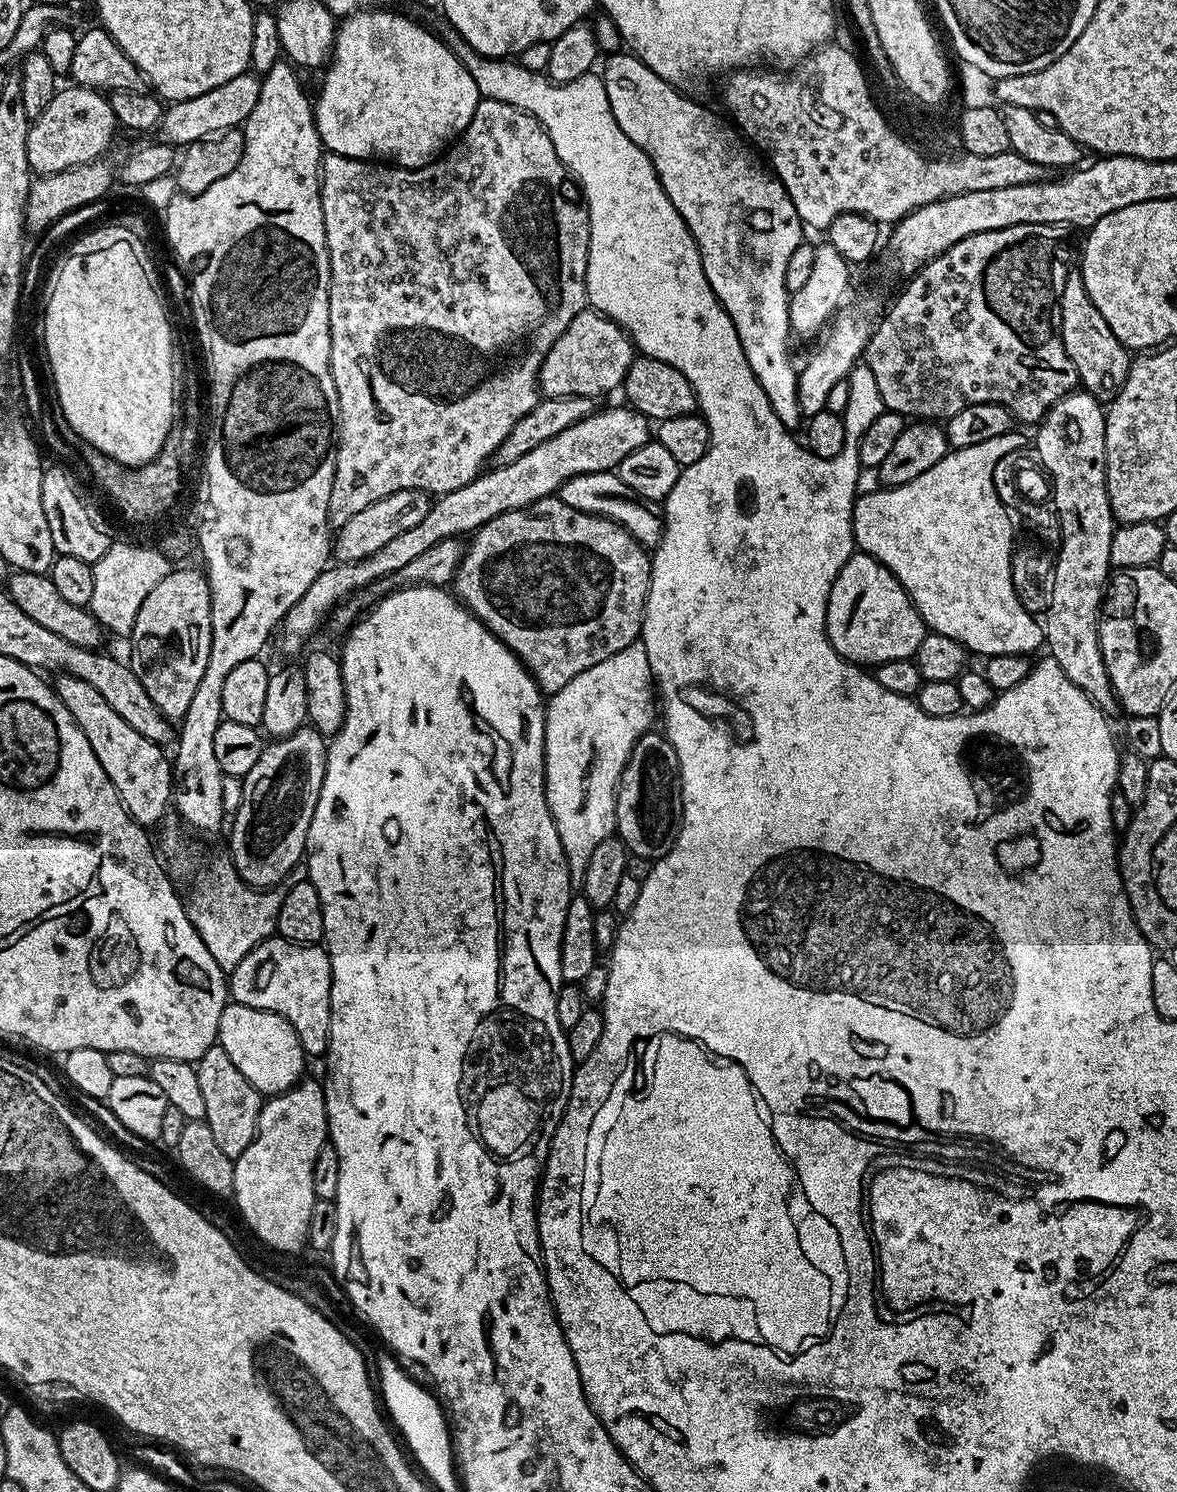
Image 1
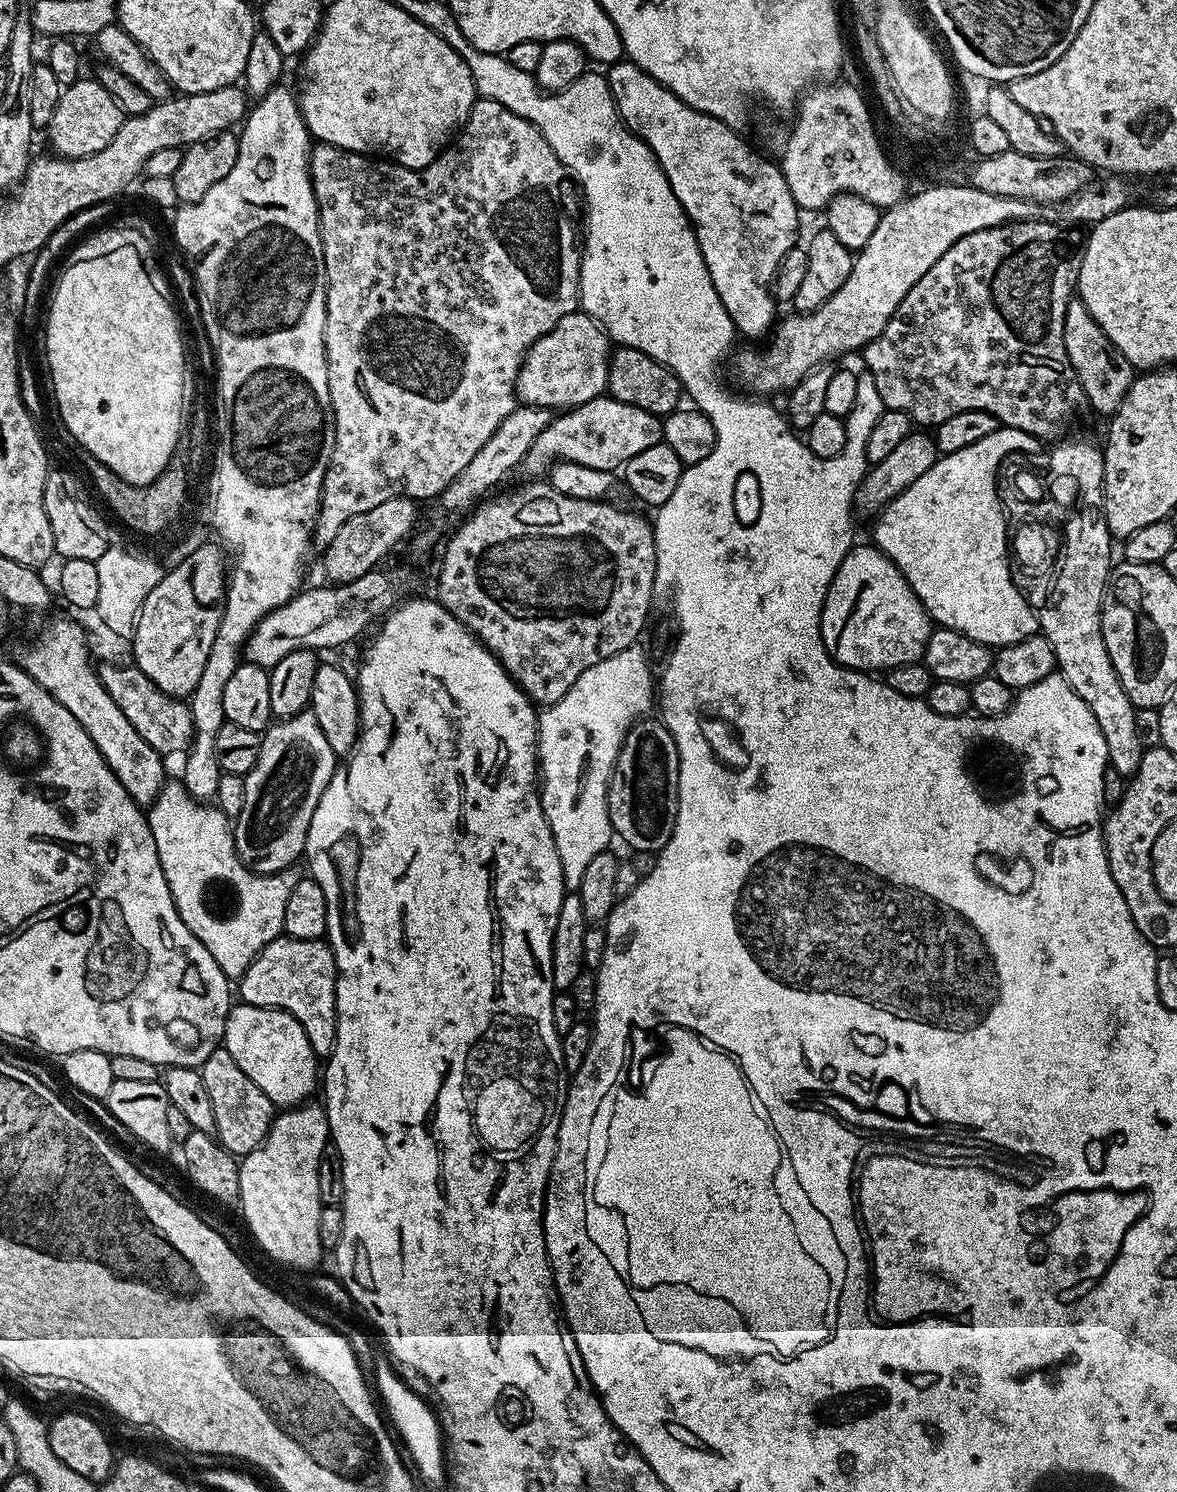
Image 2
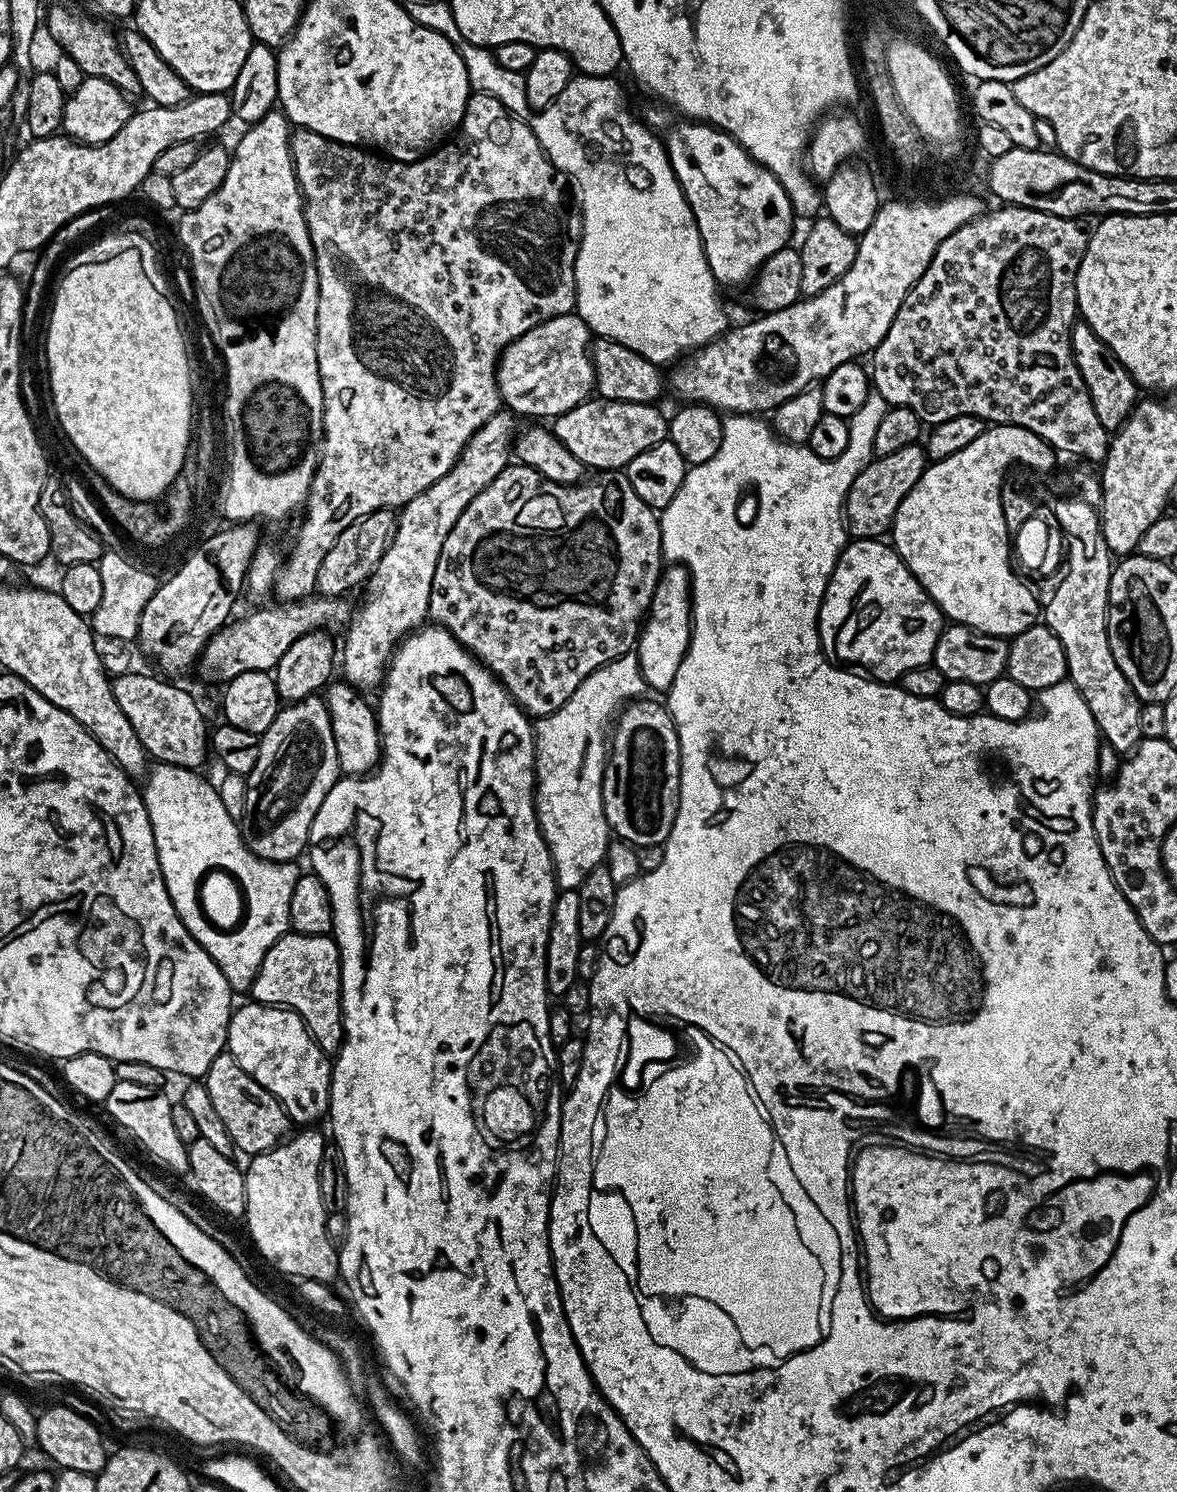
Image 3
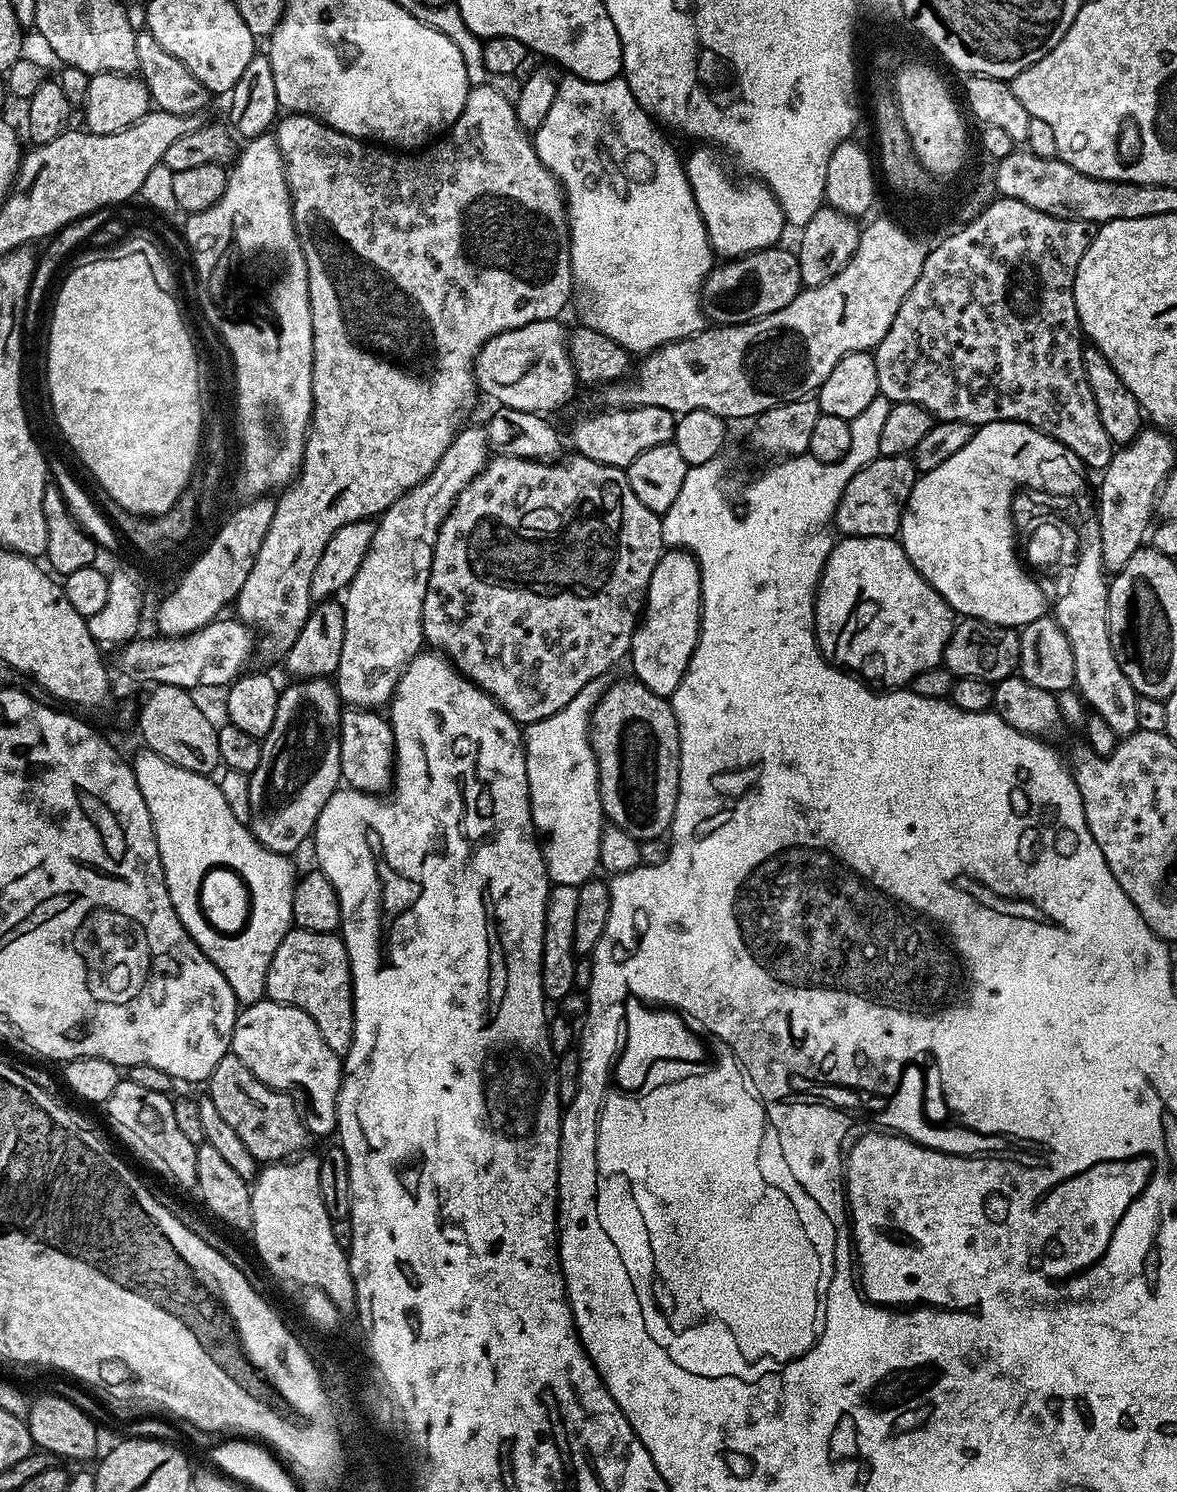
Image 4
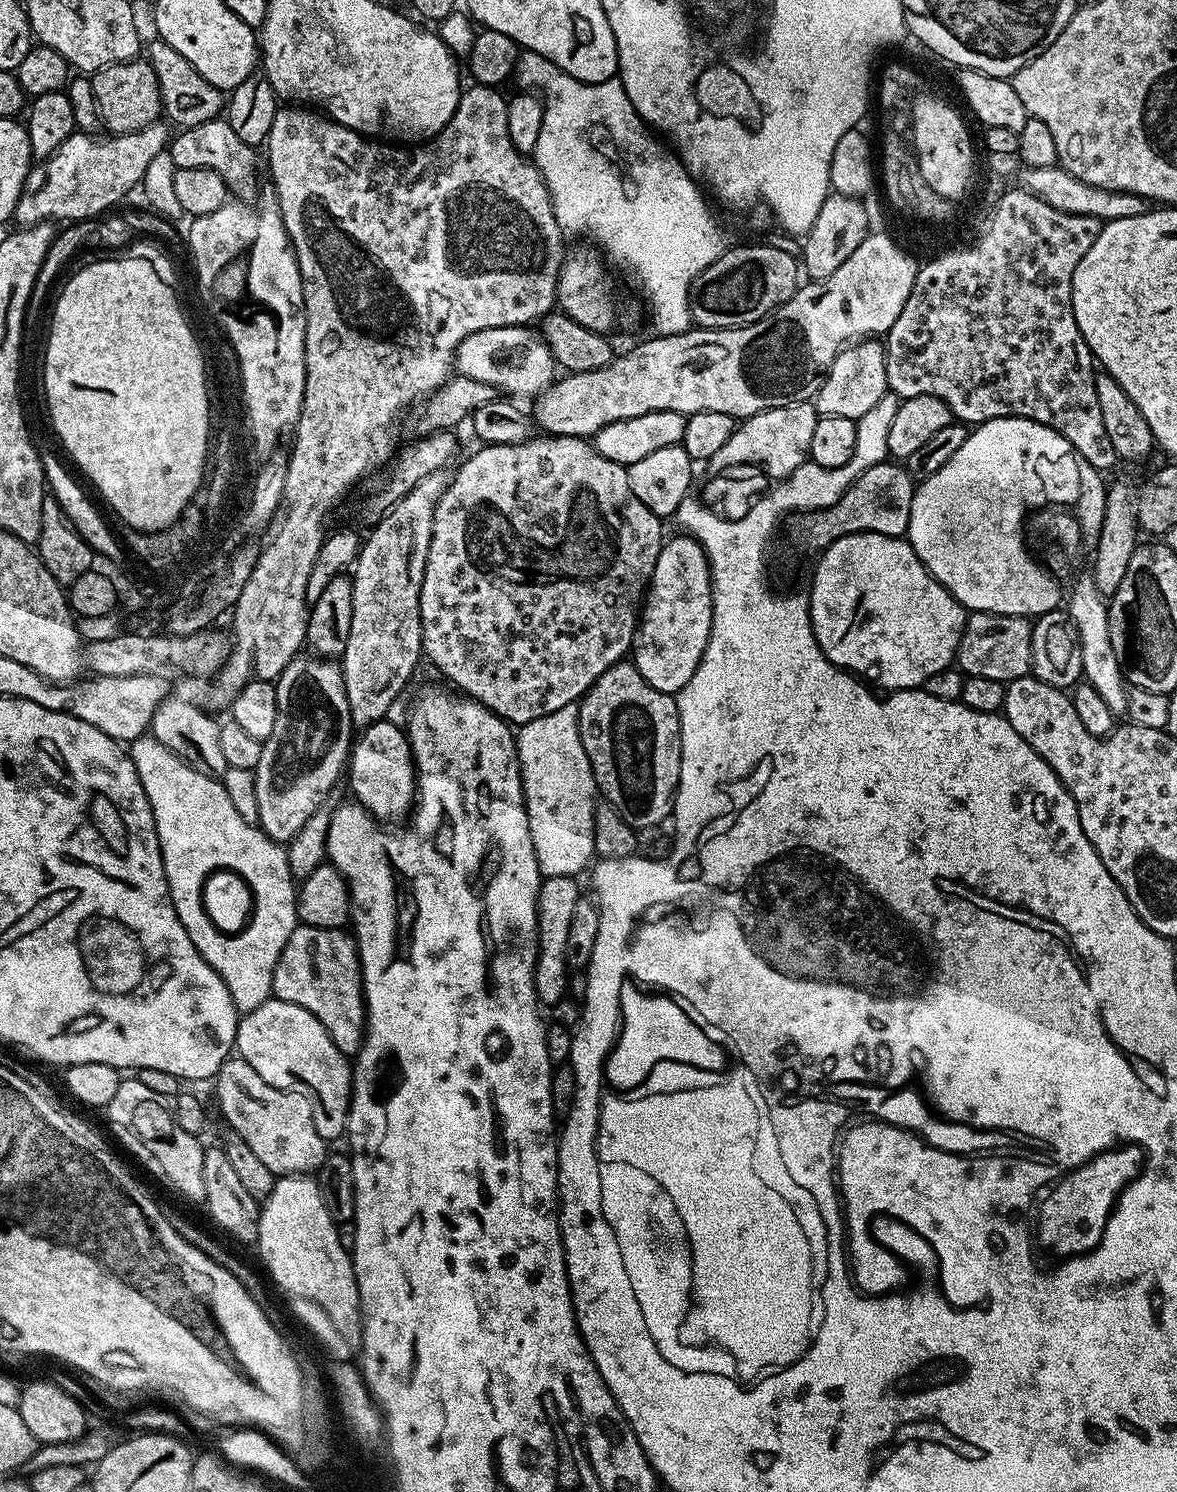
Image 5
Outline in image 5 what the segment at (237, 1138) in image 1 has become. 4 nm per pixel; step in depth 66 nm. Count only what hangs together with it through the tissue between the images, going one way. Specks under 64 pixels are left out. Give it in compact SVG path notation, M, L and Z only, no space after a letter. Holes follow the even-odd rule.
M233 1054L224 1061L224 1064L215 1074L214 1085L216 1084L216 1104L220 1107L220 1112L224 1115L224 1120L229 1125L231 1131L238 1134L238 1138L242 1138L242 1142L246 1142L246 1146L250 1146L250 1150L254 1150L254 1155L259 1158L269 1170L272 1171L277 1178L282 1176L303 1176L305 1174L319 1173L322 1162L328 1157L330 1148L326 1141L322 1138L322 1134L318 1134L318 1130L312 1121L312 1104L308 1101L307 1096L303 1092L287 1092L281 1088L270 1086L270 1082L266 1082L266 1078L262 1078L262 1074L258 1074L258 1070L254 1070L254 1066L250 1066L250 1062L246 1062L239 1054Z

